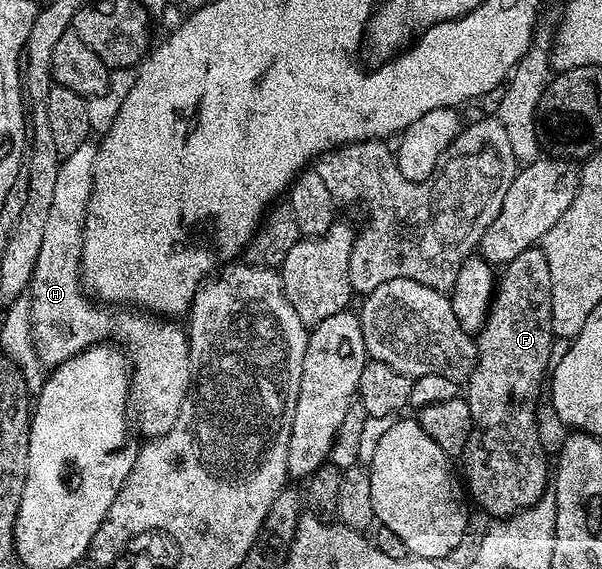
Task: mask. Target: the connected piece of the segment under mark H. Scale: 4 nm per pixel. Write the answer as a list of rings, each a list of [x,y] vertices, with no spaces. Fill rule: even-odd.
[[[87,139],[81,145],[77,145],[71,153],[65,154],[61,158],[58,170],[56,171],[56,187],[54,189],[52,204],[48,210],[48,220],[46,220],[44,239],[40,243],[40,255],[36,255],[36,267],[32,271],[32,279],[28,286],[28,296],[30,298],[30,318],[32,319],[32,339],[36,343],[36,355],[40,355],[43,365],[47,367],[57,367],[63,365],[68,359],[72,359],[77,353],[84,352],[89,345],[96,345],[109,339],[113,344],[121,347],[128,354],[128,365],[130,371],[130,409],[133,420],[136,422],[136,429],[139,434],[143,433],[143,438],[153,439],[163,437],[170,430],[172,423],[176,423],[176,415],[180,415],[180,407],[184,403],[187,393],[190,392],[190,338],[187,330],[178,326],[179,322],[174,319],[159,319],[146,311],[135,311],[130,307],[110,307],[91,299],[86,290],[82,287],[82,232],[86,222],[86,212],[88,211],[88,199],[92,195],[92,183],[94,182],[94,164],[98,154],[97,144],[93,140]]]

